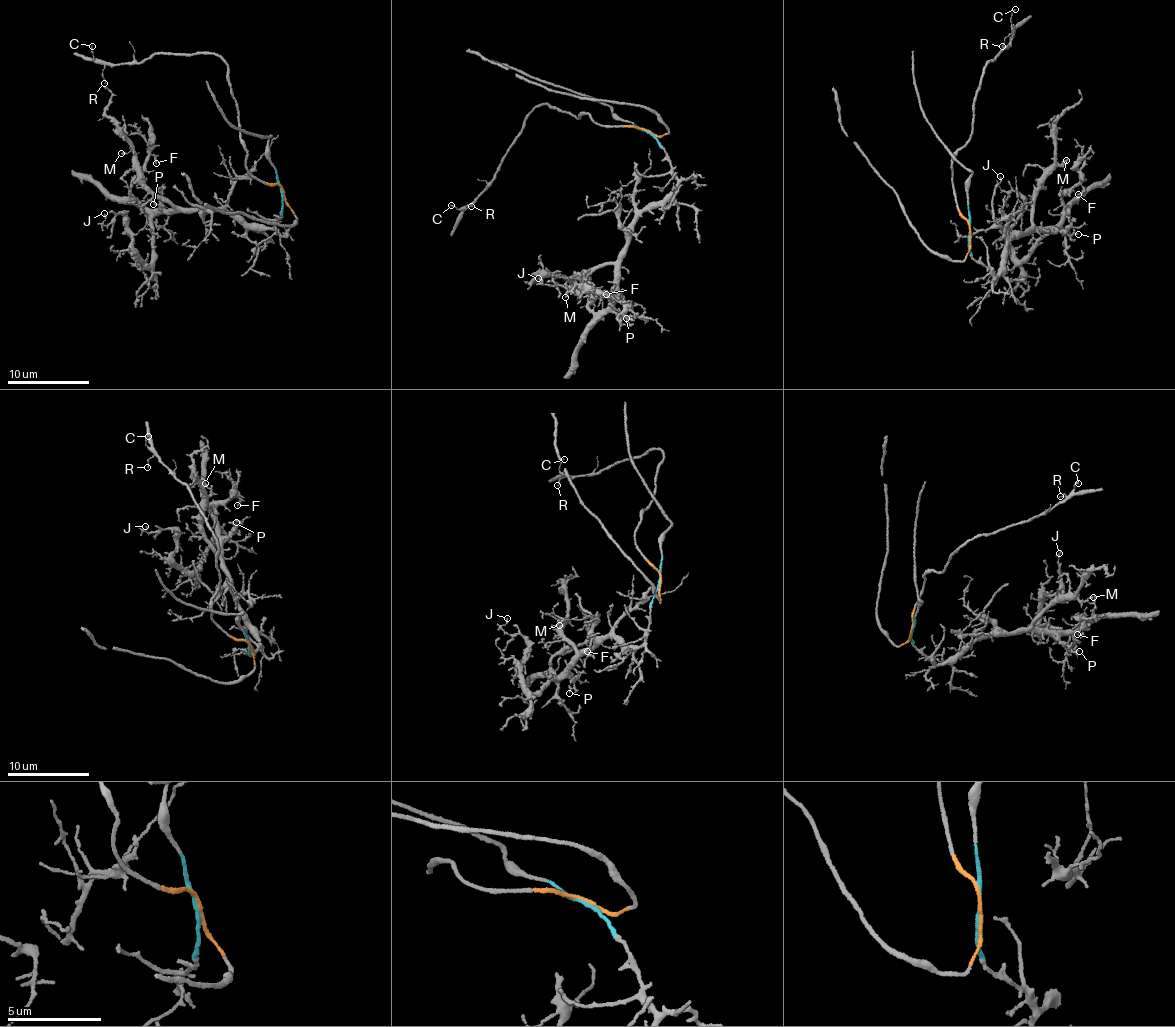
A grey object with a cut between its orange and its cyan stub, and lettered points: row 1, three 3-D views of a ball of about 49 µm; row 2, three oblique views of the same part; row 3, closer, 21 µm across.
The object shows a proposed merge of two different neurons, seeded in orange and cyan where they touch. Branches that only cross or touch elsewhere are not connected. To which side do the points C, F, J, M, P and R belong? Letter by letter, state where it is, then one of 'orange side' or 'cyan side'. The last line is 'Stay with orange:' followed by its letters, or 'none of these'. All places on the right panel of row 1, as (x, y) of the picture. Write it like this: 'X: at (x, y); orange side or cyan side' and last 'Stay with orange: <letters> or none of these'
C: at (1015, 9); orange side
F: at (1078, 194); cyan side
J: at (1000, 176); cyan side
M: at (1066, 160); cyan side
P: at (1078, 234); cyan side
R: at (1002, 46); orange side
Stay with orange: C, R

